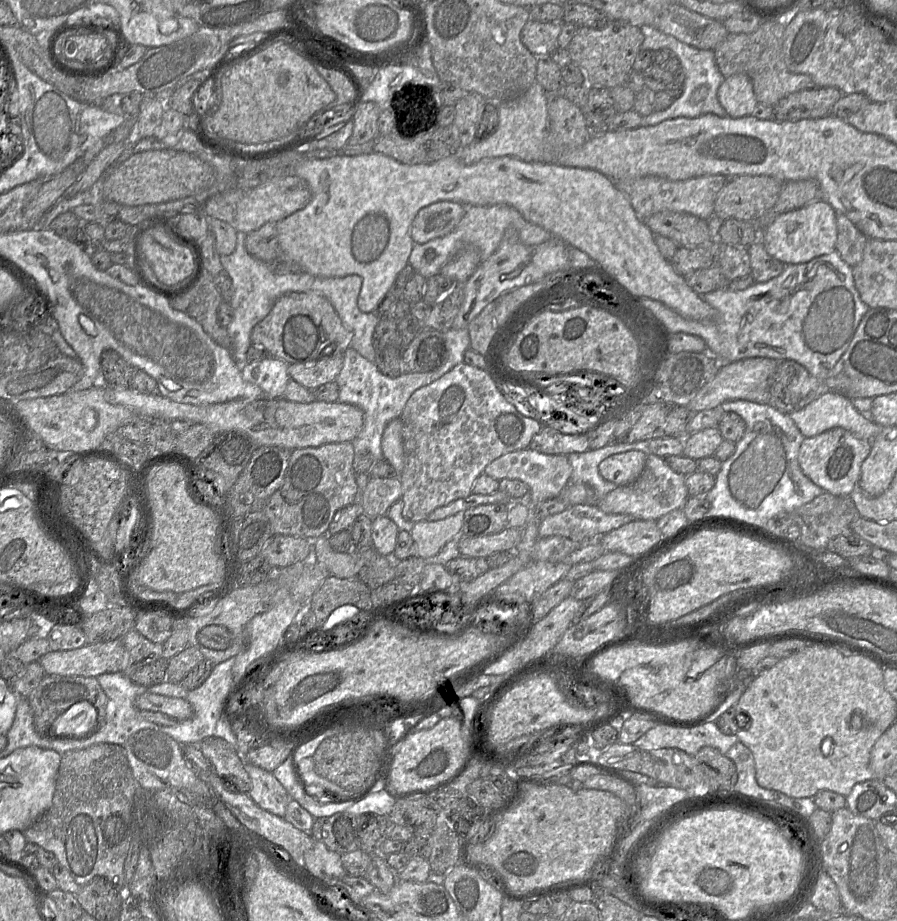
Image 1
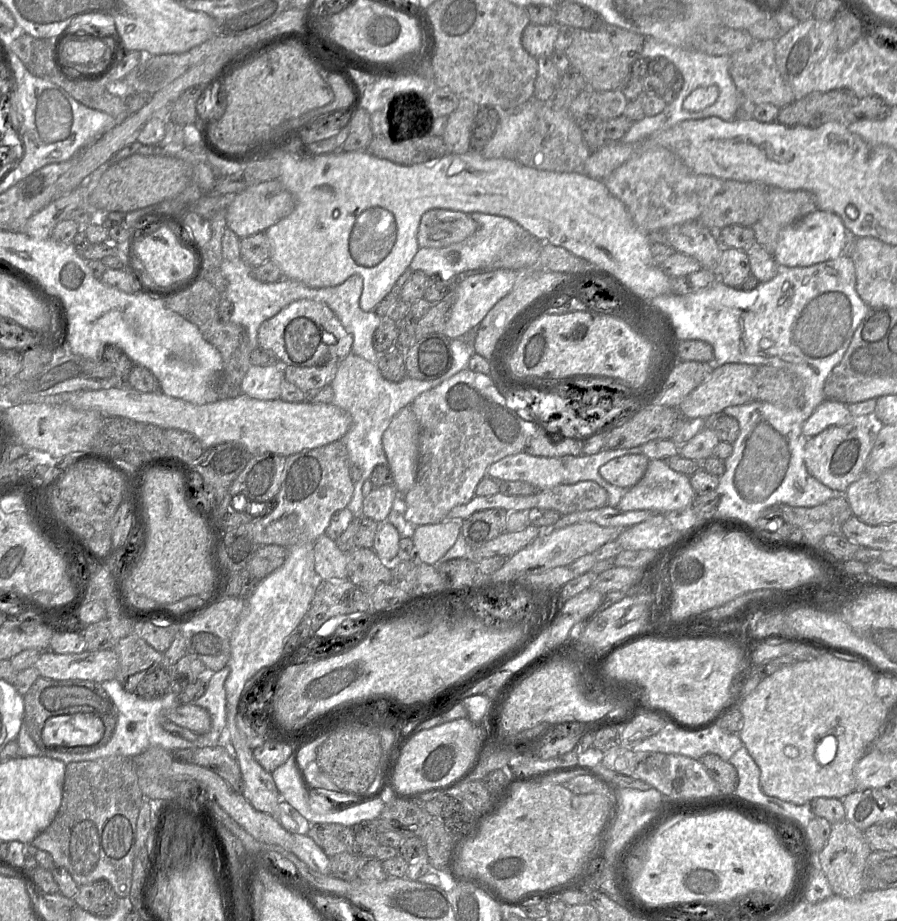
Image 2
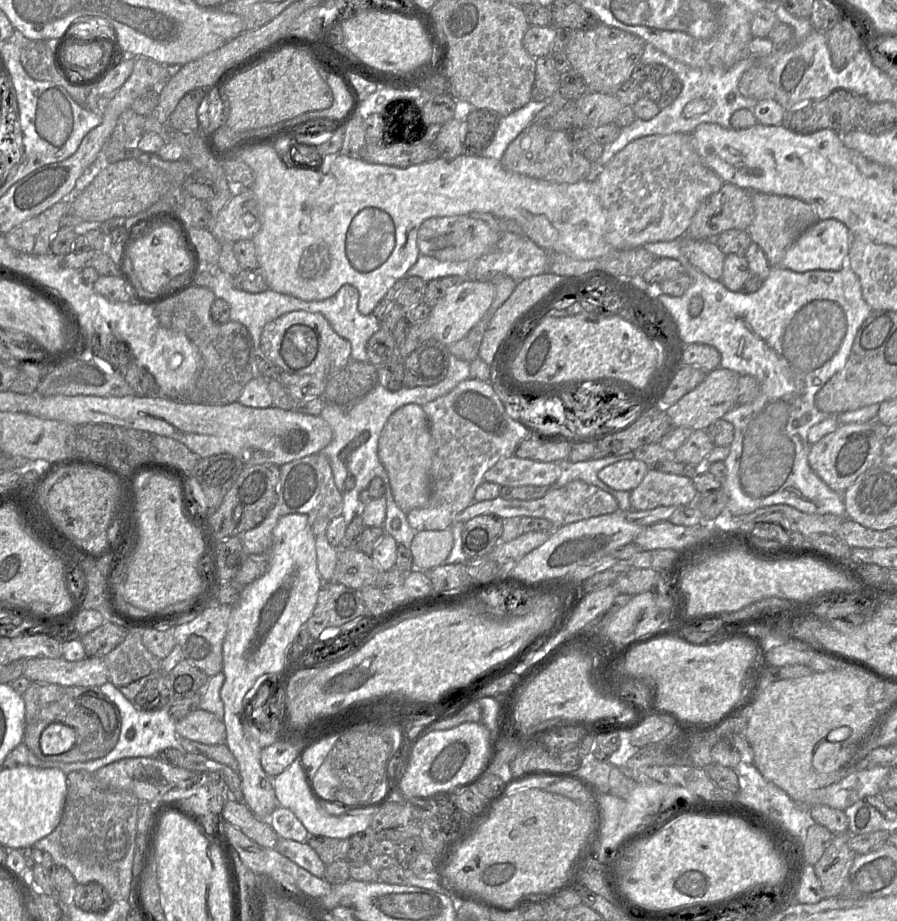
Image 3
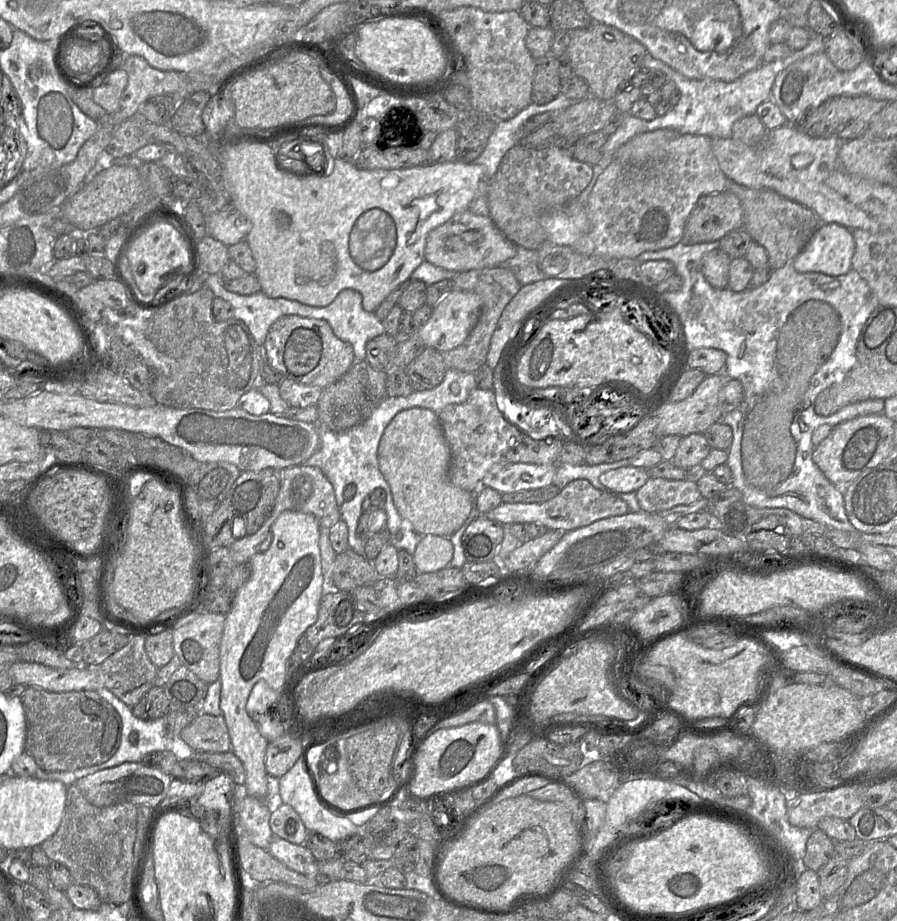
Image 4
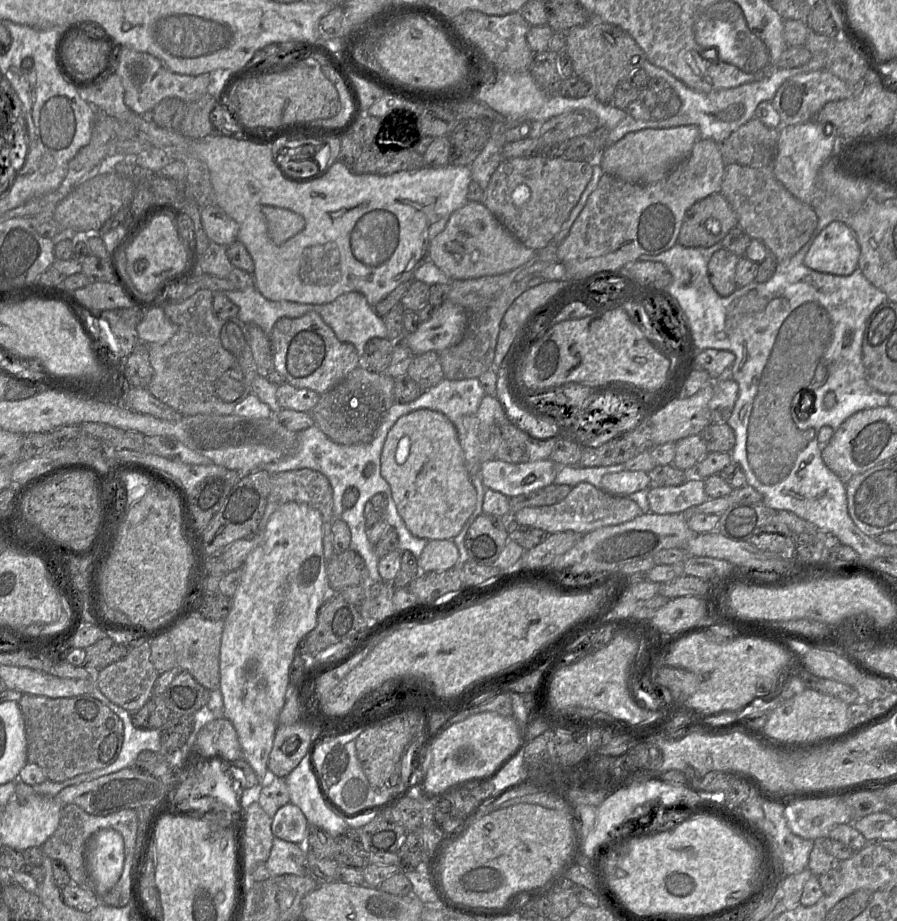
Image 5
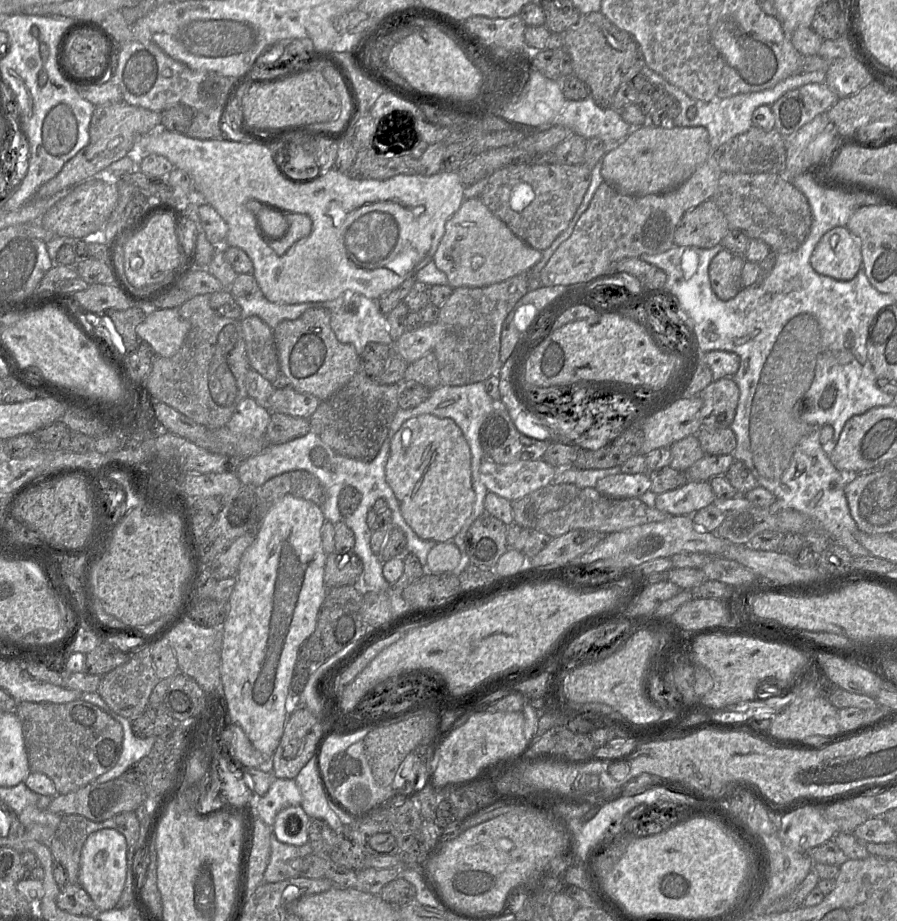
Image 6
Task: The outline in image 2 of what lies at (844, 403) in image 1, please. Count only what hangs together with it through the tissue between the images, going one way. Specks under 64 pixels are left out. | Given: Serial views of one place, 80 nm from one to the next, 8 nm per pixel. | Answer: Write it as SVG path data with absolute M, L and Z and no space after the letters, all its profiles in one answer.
M825 399L802 424L806 438L813 437L830 426L845 426L854 420L854 416L842 402Z

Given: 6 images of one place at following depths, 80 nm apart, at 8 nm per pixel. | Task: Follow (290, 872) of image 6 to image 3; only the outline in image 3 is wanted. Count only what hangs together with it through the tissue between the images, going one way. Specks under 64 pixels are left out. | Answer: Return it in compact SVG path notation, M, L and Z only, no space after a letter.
M279 838L275 849L314 876L323 878L326 865L307 842Z

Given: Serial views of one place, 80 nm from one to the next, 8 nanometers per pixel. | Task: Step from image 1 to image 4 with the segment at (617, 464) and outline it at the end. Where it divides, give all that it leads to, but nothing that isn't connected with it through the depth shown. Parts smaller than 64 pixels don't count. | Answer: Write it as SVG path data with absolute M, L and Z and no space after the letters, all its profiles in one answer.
M628 465L602 473L599 481L609 491L628 493L637 491L646 483L648 478L646 469Z

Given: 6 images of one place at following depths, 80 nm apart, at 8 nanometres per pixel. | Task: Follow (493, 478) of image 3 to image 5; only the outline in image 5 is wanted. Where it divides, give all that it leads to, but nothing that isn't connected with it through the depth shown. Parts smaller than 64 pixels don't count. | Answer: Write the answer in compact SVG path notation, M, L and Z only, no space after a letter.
M549 458L526 463L492 459L481 465L483 485L508 498L553 484L559 466Z

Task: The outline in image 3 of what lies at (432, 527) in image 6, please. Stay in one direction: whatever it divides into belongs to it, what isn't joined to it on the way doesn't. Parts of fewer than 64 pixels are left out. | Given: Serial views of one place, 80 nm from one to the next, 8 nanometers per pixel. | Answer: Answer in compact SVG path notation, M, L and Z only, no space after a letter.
M407 404L393 412L381 432L378 457L387 472L392 496L406 514L430 505L430 468L433 454L434 443L422 406Z

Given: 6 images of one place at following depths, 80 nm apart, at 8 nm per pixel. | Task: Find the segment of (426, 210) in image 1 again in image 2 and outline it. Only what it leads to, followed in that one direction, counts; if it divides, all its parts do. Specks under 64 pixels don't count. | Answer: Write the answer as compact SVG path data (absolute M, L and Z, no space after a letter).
M432 209L421 217L417 242L420 248L443 248L466 240L476 230L470 213Z

